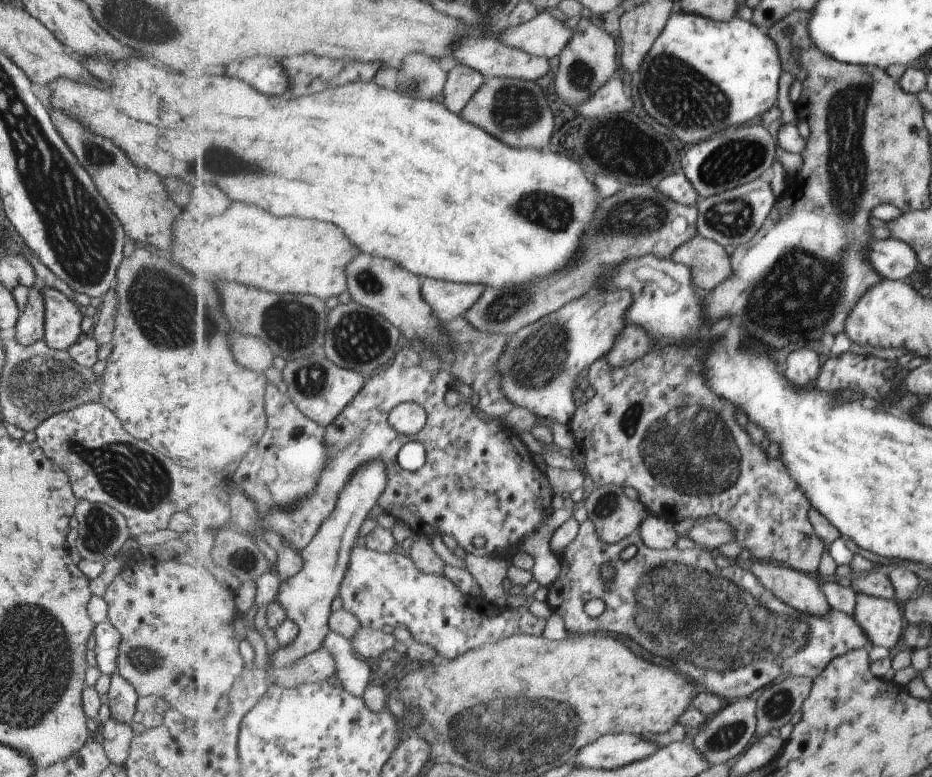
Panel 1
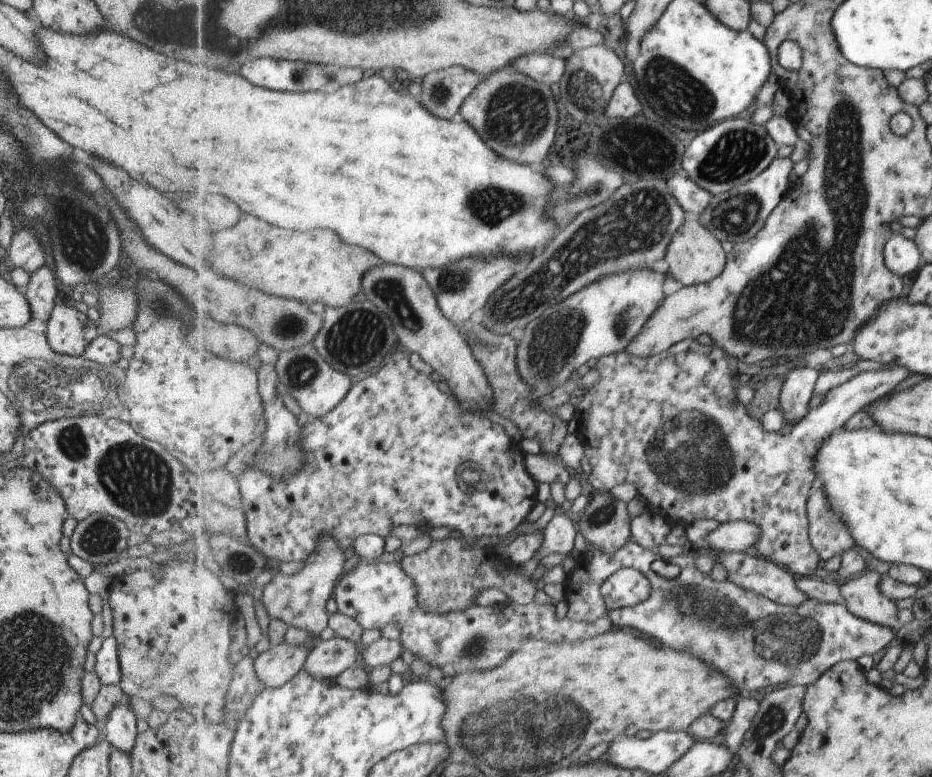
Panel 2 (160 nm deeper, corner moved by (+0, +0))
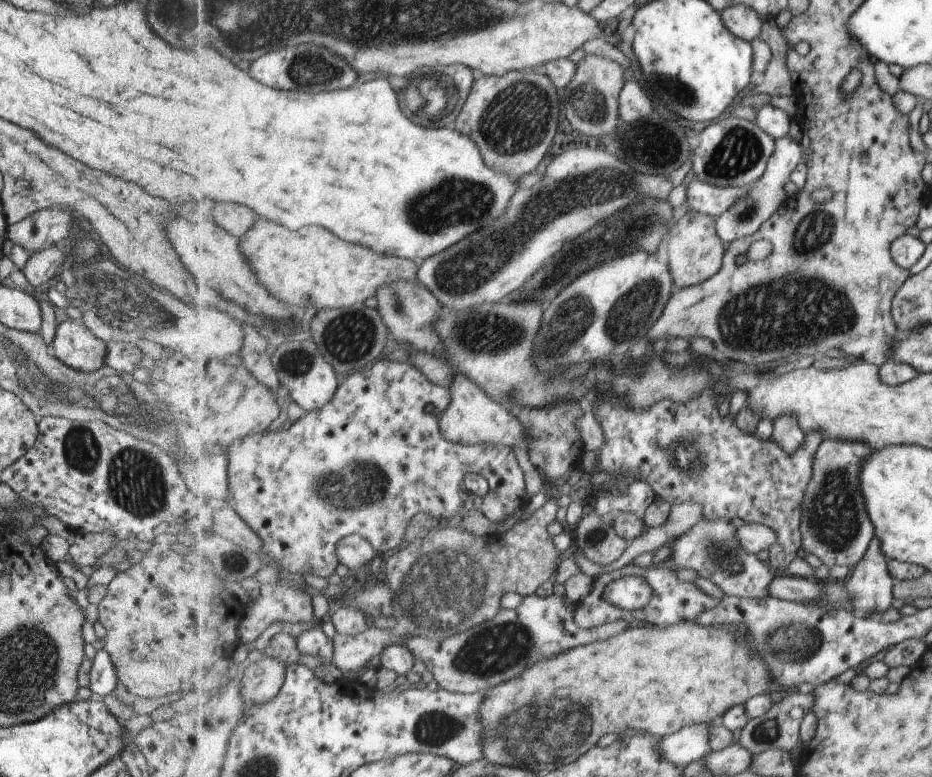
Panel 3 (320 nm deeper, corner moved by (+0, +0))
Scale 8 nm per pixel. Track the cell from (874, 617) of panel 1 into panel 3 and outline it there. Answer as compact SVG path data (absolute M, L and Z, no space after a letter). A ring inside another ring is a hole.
M873 538L867 546L859 565L853 569L846 582L854 611L881 616L890 608L894 597L894 579L889 574L889 563L886 556L879 550L877 538Z

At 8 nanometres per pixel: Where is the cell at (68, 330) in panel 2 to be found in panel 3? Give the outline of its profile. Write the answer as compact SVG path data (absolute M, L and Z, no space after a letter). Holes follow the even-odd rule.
M68 319L57 324L50 348L54 358L73 370L92 372L104 366L105 343L95 338L81 321Z

